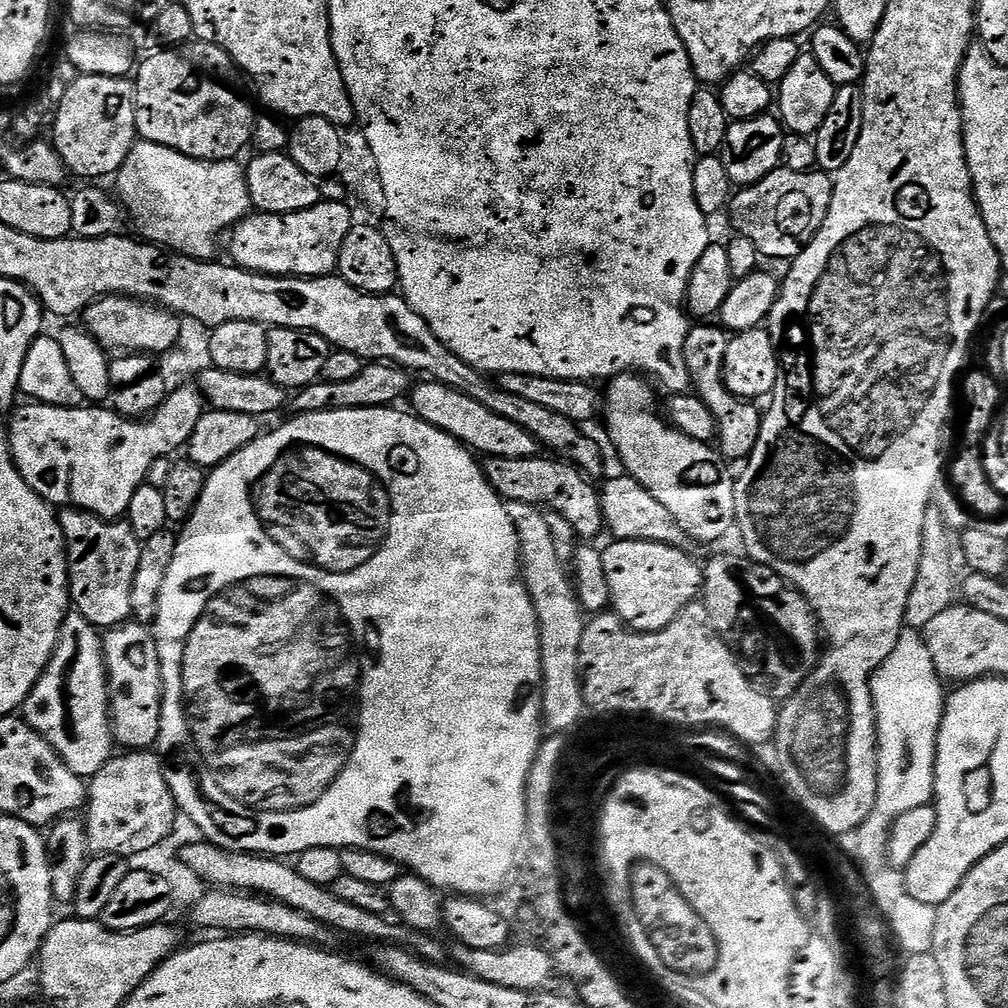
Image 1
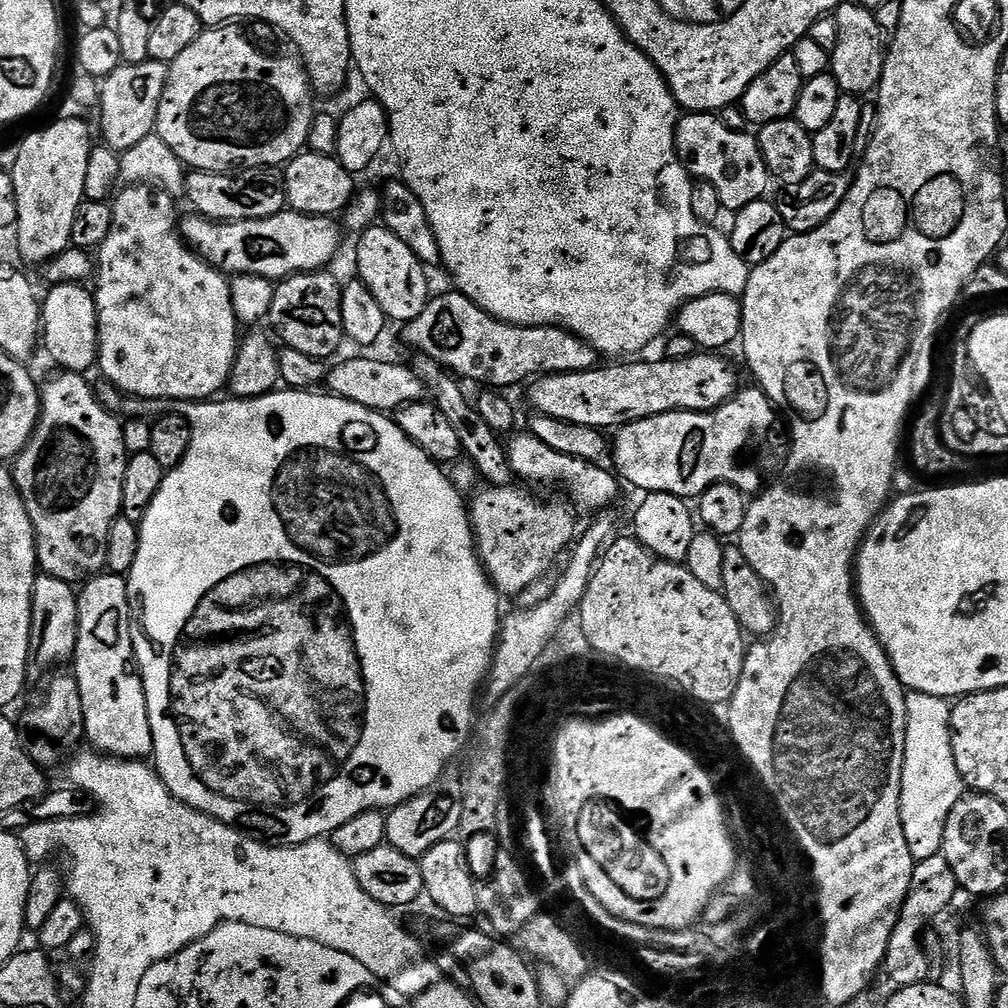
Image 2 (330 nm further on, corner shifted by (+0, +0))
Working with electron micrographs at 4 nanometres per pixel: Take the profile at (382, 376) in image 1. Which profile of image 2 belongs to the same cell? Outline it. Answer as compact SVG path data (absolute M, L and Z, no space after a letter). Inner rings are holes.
M455 290L433 295L426 310L418 318L407 321L403 328L404 340L413 353L424 353L461 381L489 380L488 384L496 390L507 390L515 384L527 385L542 376L589 372L598 364L598 353L572 332L553 324L507 324Z

